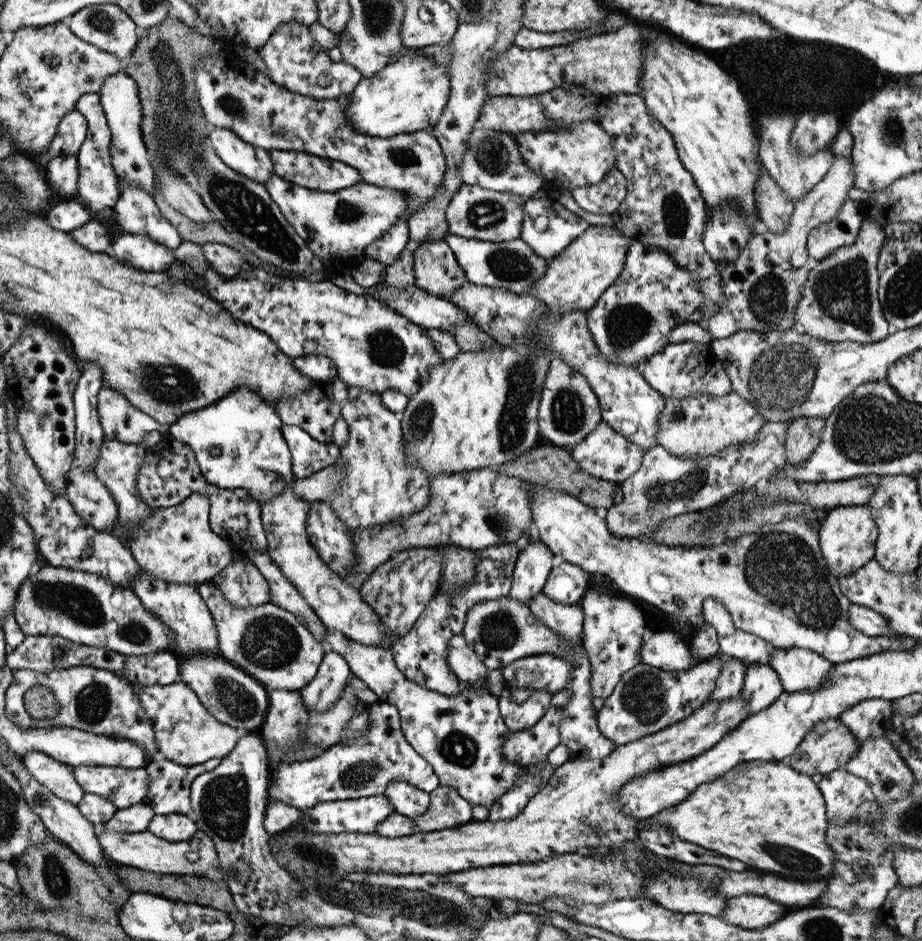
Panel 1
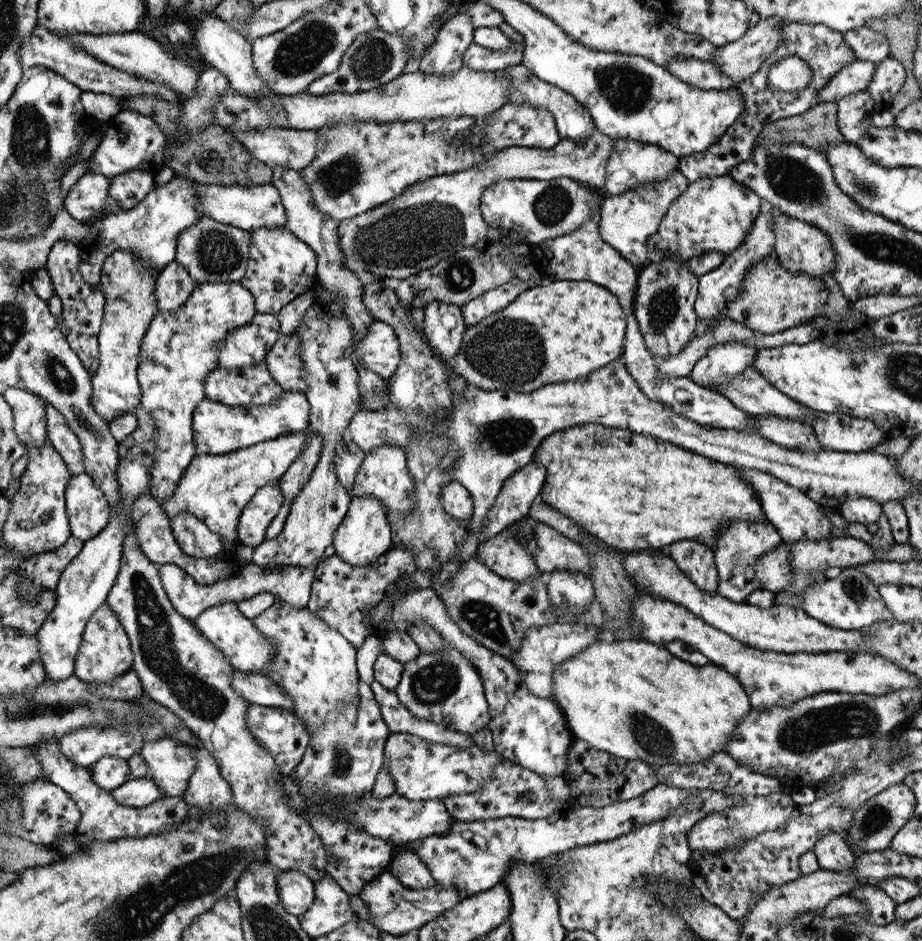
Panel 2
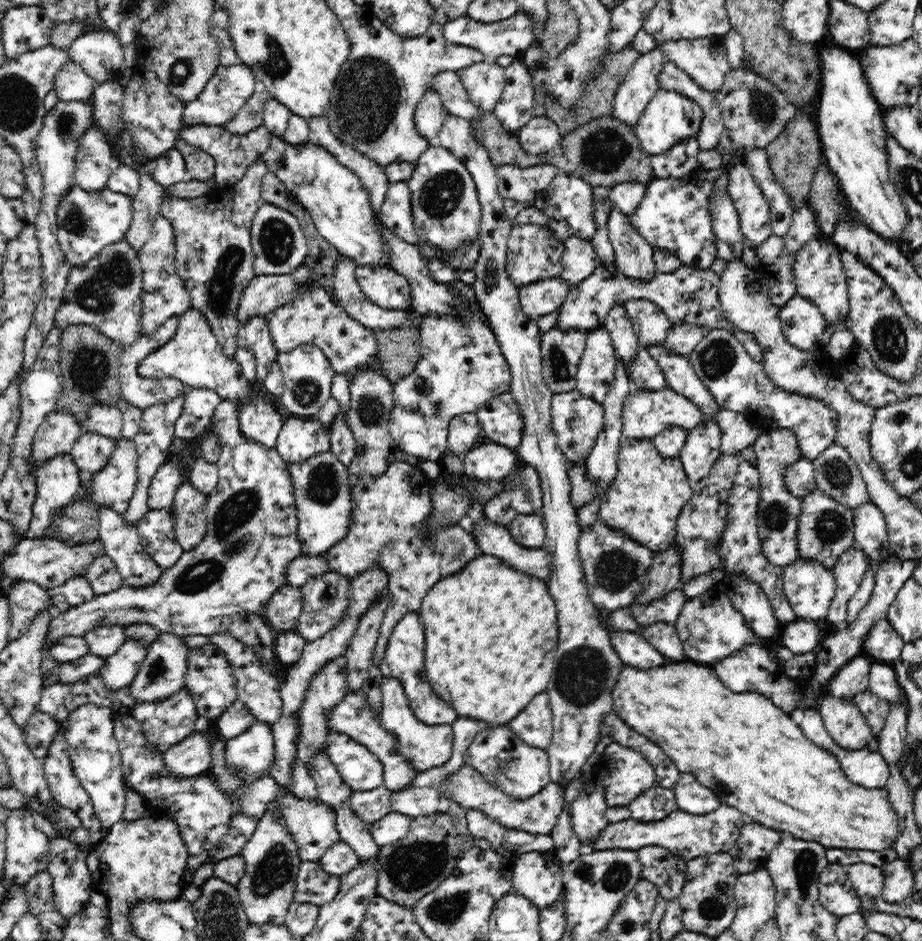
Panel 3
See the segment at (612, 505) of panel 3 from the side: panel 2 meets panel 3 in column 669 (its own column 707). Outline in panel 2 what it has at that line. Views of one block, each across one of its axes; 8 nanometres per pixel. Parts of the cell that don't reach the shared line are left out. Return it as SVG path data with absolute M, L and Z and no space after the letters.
M577 424L560 432L553 432L553 435L547 436L539 444L535 452L533 452L533 458L529 460L529 463L539 463L541 467L545 467L545 482L543 482L538 495L540 500L565 517L569 517L574 524L585 529L587 533L594 535L596 539L601 540L601 542L606 546L611 546L611 548L621 548L621 550L660 549L681 540L698 540L703 546L711 549L713 548L713 544L715 544L715 540L717 540L717 536L719 536L719 530L725 524L737 523L738 521L768 523L760 501L757 499L757 493L741 477L741 473L737 469L733 469L732 466L727 466L714 460L709 460L697 453L690 452L688 449L680 448L675 444L659 440L653 436L635 434L627 430L605 427L601 424Z

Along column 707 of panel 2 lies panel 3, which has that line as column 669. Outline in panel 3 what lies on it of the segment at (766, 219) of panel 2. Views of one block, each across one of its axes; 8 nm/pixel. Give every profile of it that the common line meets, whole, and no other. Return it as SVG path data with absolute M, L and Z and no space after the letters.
M598 261L597 267L588 278L571 287L564 304L560 307L561 314L556 325L560 325L562 329L589 332L602 326L606 315L614 306L623 305L629 300L646 299L655 302L673 324L690 322L708 330L730 331L742 343L748 356L763 365L762 347L756 342L756 337L750 332L738 329L722 311L719 301L720 281L721 276L714 273L712 269L700 270L684 264L672 272L656 272L650 278L636 279L624 275L617 266L608 271L608 265L604 261Z

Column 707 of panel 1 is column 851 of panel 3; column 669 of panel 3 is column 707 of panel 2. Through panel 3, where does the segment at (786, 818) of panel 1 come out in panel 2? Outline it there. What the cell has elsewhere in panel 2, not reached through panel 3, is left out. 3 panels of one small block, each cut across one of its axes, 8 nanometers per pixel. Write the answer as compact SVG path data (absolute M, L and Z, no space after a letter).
M605 638L595 639L592 644L589 644L581 653L575 653L575 656L563 661L553 669L551 699L559 707L565 719L566 726L572 732L572 736L579 740L587 742L593 748L597 748L606 753L621 757L627 760L641 760L653 769L657 765L663 764L689 764L697 763L699 759L709 758L709 755L717 751L723 751L725 743L729 741L729 735L733 731L733 727L737 725L737 721L741 717L749 713L750 700L747 698L741 683L725 669L721 669L717 665L707 664L700 667L693 666L688 662L681 661L673 657L662 645L656 645L647 641L642 641L639 638L629 640L608 641Z

